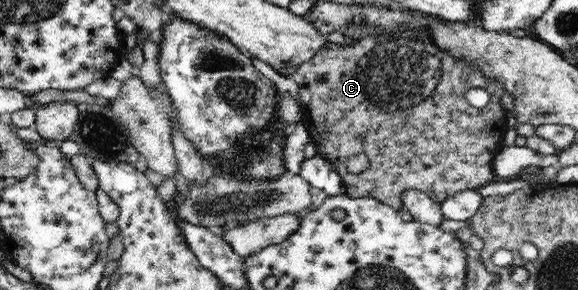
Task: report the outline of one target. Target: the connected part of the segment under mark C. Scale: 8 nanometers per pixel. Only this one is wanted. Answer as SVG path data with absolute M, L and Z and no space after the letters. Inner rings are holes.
M406 20L391 30L384 28L350 40L353 44L345 46L329 41L324 43L312 59L288 75L299 86L301 122L308 129L309 141L316 145L317 155L327 159L340 174L348 197L374 198L398 210L404 207L403 194L408 189L454 189L422 191L440 204L460 189L478 190L494 181L492 161L502 145L504 131L509 129L502 107L502 95L506 90L500 79L488 78L475 63L466 63L440 50L432 40L430 28L424 24L410 26ZM473 87L481 87L490 94L490 101L482 109L473 107L464 97ZM359 153L368 155L370 169L362 175L352 175L346 171L344 163Z

